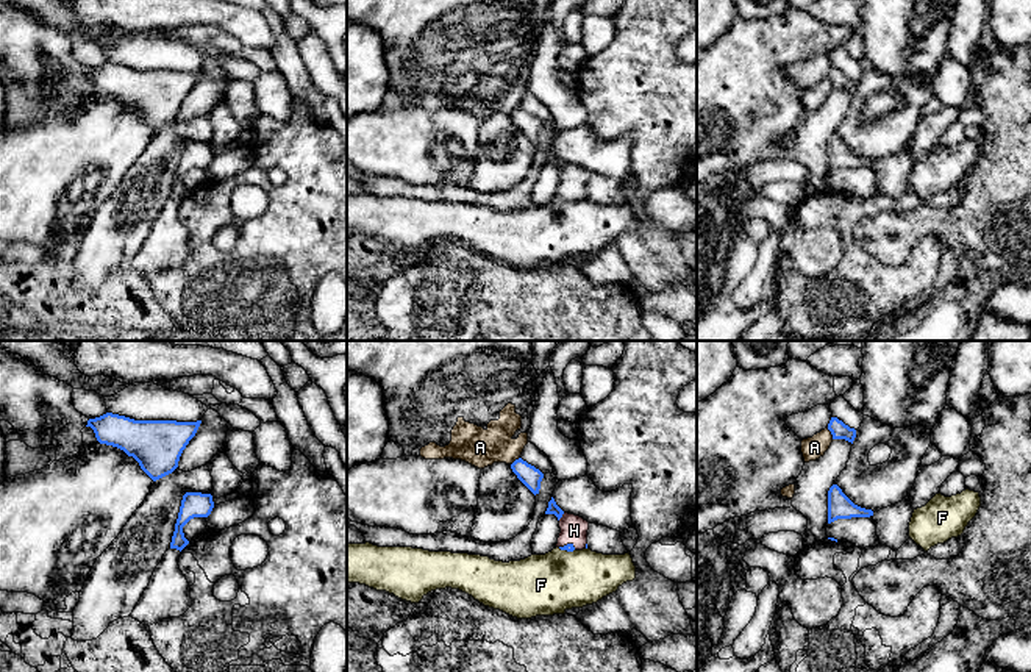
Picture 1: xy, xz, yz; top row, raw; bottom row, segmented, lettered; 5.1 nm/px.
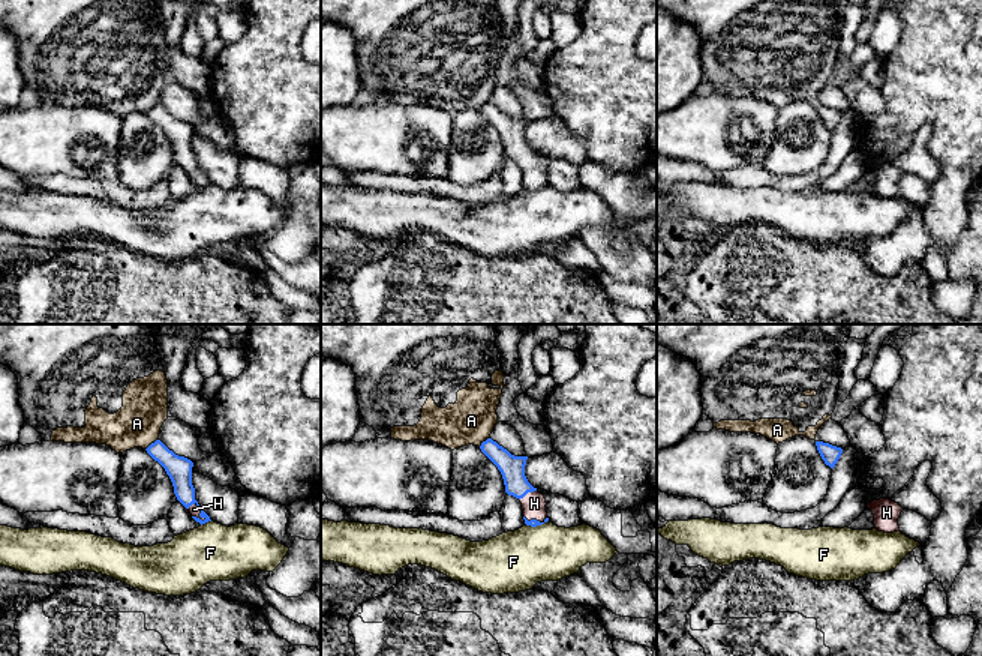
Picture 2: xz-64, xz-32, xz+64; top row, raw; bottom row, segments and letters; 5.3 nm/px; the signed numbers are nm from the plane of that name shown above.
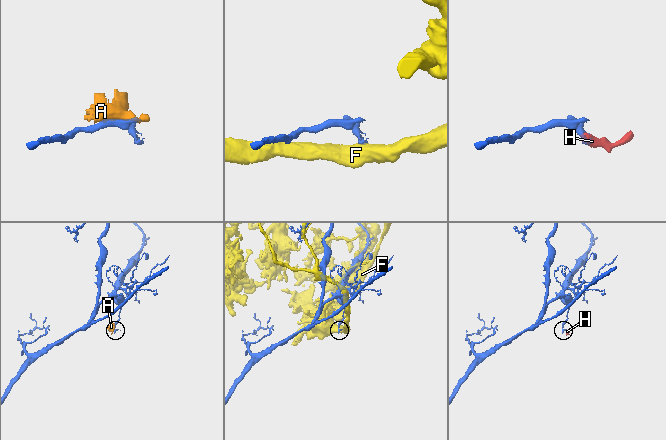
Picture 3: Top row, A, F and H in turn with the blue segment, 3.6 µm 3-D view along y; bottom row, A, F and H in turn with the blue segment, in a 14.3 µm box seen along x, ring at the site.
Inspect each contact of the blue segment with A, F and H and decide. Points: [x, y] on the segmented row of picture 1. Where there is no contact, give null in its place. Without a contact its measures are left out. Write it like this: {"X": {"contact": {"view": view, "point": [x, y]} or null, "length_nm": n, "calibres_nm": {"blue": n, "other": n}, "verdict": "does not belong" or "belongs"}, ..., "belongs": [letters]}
{"A": {"contact": {"view": "yz", "point": [831, 433]}, "length_nm": 70, "calibres_nm": {"blue": 90, "other": 120}, "verdict": "does not belong"}, "F": {"contact": {"view": "xz", "point": [566, 549]}, "length_nm": 90, "calibres_nm": {"blue": 50, "other": 320}, "verdict": "does not belong"}, "H": {"contact": {"view": "xz", "point": [561, 516]}, "length_nm": 50, "calibres_nm": {"blue": 60, "other": 140}, "verdict": "belongs"}, "belongs": ["H"]}

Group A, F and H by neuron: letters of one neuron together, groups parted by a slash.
A / F / H

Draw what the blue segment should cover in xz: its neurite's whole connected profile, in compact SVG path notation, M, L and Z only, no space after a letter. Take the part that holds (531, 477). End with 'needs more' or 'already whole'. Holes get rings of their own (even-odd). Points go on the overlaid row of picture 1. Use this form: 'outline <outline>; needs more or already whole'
outline M522 458L516 459L511 464L512 472L517 475L517 478L536 495L540 489L540 481L544 478L544 474L536 469L534 466L528 464Z; already whole

